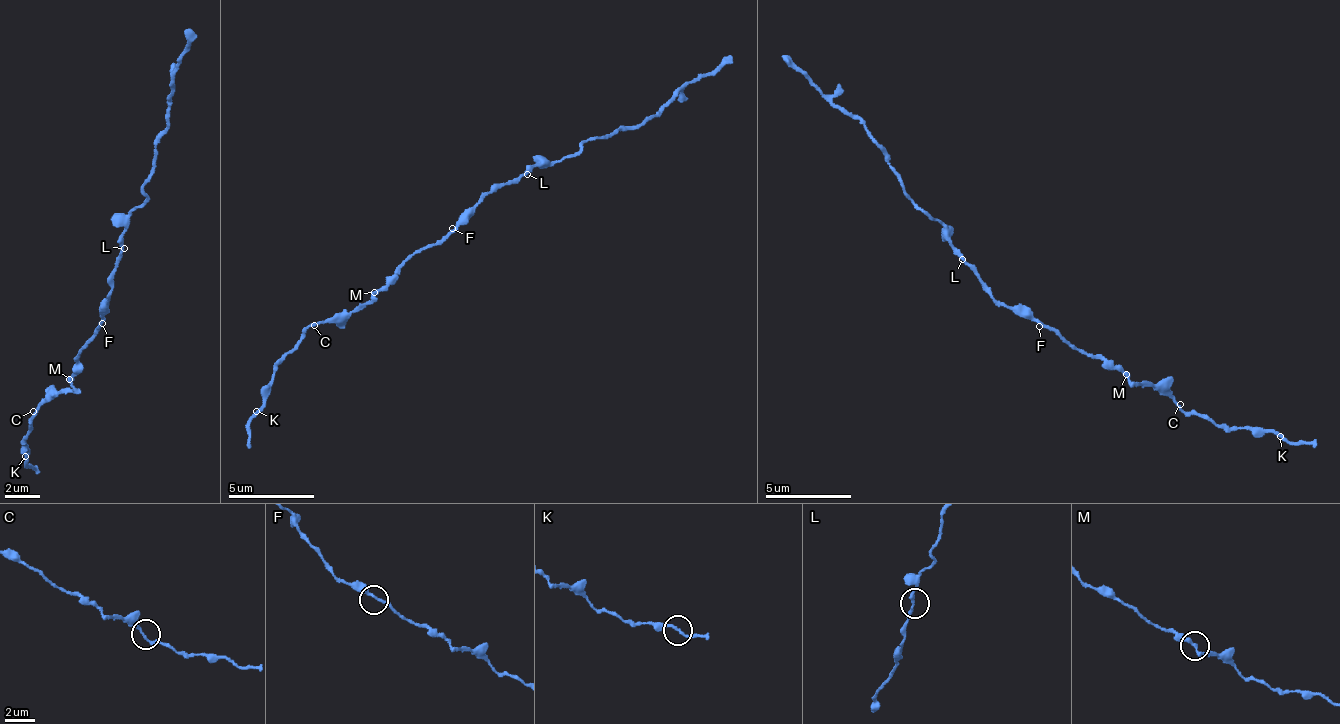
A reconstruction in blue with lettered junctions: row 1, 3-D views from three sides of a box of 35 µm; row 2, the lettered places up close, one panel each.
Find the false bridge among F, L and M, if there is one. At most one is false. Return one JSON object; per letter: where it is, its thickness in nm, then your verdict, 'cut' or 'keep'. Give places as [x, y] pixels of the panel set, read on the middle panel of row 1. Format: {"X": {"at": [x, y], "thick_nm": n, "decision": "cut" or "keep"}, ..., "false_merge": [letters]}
{"F": {"at": [452, 228], "thick_nm": 220, "decision": "keep"}, "L": {"at": [527, 174], "thick_nm": 200, "decision": "keep"}, "M": {"at": [374, 292], "thick_nm": 200, "decision": "keep"}, "false_merge": []}

